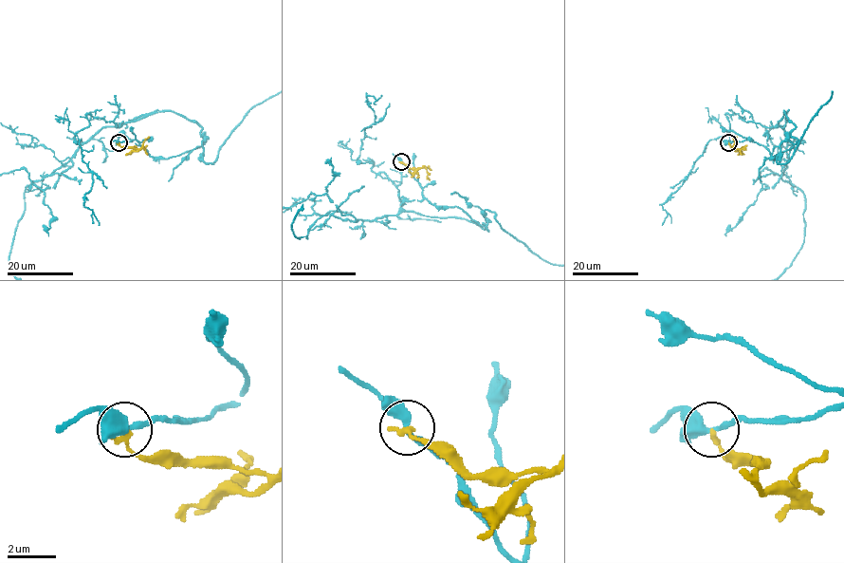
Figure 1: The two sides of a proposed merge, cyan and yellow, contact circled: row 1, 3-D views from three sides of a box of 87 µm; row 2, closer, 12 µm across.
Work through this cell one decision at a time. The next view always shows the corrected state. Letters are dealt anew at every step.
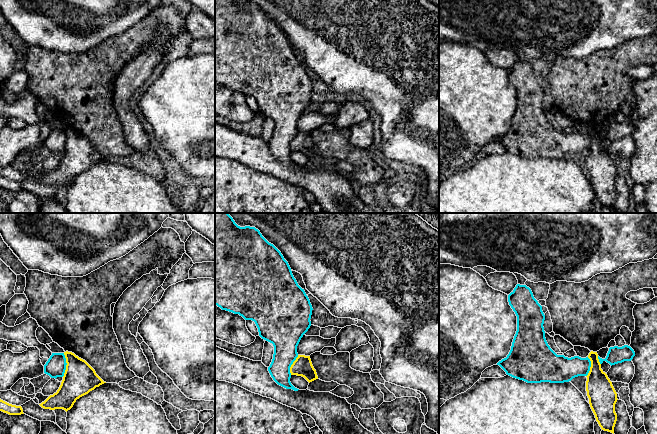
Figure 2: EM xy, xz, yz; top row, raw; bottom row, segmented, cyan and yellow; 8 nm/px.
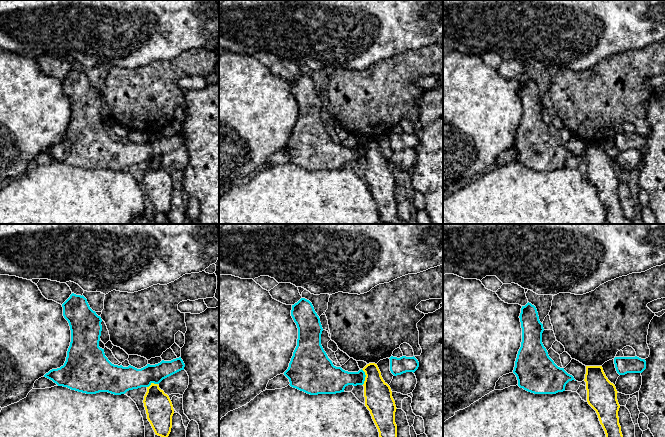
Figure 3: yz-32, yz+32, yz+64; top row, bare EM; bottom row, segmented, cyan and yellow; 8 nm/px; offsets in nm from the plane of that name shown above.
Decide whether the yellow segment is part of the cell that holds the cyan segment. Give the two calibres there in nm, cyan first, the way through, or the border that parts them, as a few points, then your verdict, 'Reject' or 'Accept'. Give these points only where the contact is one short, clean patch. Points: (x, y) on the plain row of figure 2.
Thickness 160 nm (cyan) against 260 nm. Boundary: xy (64, 129), (66, 144), (62, 152). Reject

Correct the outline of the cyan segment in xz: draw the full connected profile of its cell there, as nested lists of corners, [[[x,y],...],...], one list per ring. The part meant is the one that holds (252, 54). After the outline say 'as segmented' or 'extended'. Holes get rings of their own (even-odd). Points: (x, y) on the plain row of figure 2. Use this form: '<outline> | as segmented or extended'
[[[215,0],[215,81],[255,98],[259,112],[274,122],[268,147],[273,156],[286,165],[298,167],[291,158],[290,143],[298,133],[297,122],[311,102],[312,81],[304,65],[294,54],[281,28],[269,19],[255,3],[237,0]]] | as segmented

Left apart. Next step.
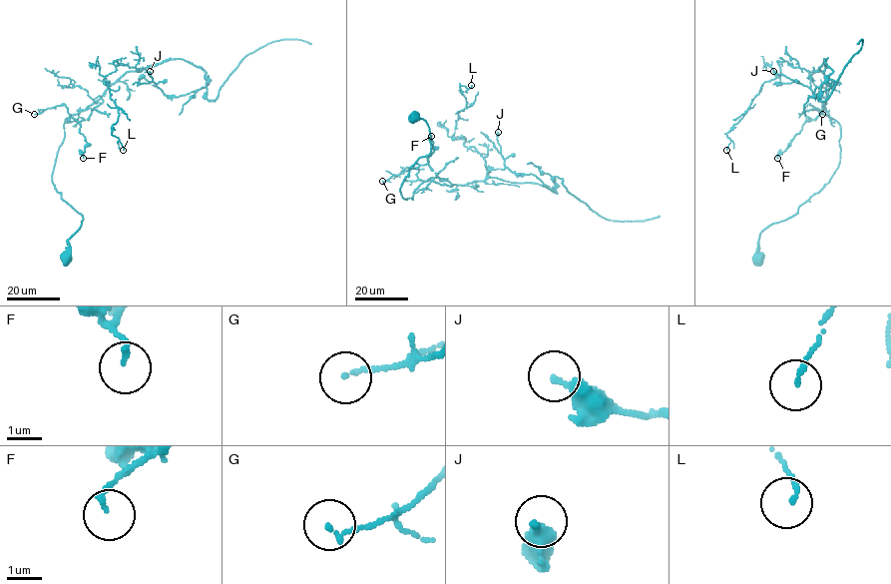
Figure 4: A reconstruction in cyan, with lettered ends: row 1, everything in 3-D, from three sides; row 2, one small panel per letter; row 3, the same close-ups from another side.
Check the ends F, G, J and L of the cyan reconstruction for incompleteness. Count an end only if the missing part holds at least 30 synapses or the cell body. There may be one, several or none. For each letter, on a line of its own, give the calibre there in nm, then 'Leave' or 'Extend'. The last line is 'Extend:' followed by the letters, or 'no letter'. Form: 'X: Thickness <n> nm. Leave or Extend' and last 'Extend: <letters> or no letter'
F: Thickness 150 nm. Leave
G: Thickness 140 nm. Leave
J: Thickness 320 nm. Leave
L: Thickness 130 nm. Leave
Extend: no letter

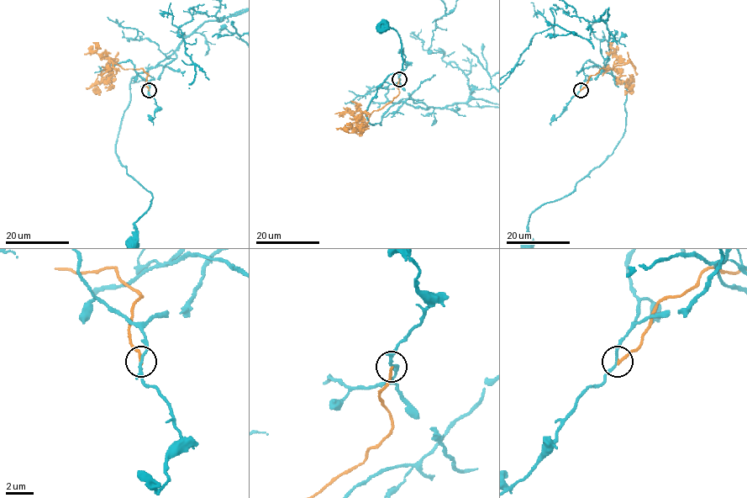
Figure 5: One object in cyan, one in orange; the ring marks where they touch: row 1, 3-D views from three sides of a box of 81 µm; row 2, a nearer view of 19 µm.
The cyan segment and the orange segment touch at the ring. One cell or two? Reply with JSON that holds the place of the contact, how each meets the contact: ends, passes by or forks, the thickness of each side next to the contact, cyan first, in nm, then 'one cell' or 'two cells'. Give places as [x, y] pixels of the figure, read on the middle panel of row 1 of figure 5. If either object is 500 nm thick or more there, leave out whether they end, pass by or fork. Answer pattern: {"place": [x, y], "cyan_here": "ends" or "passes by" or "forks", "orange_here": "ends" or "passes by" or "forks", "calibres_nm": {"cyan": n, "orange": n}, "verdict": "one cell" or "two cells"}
{"place": [399, 79], "cyan_here": "passes by", "orange_here": "ends", "calibres_nm": {"cyan": 180, "orange": 200}, "verdict": "two cells"}

